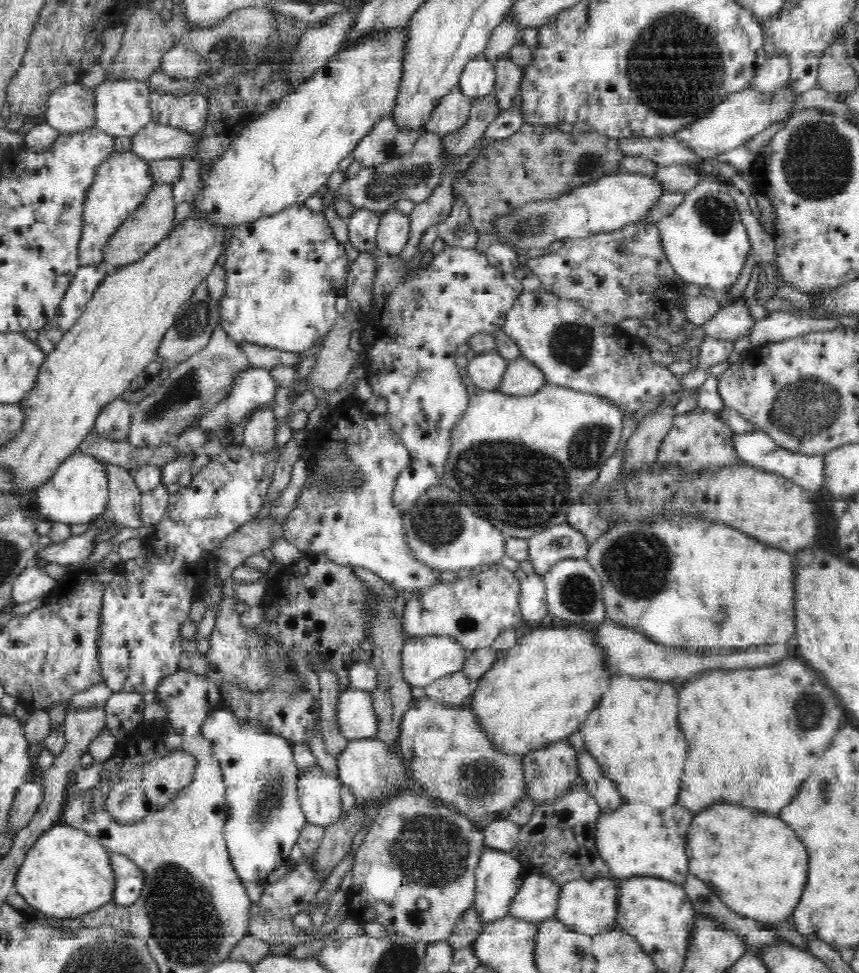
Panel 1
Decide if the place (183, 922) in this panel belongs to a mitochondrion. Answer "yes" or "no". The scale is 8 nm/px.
yes

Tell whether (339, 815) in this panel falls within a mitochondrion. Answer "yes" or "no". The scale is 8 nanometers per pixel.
no

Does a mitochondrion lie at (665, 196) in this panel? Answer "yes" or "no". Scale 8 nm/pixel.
no

